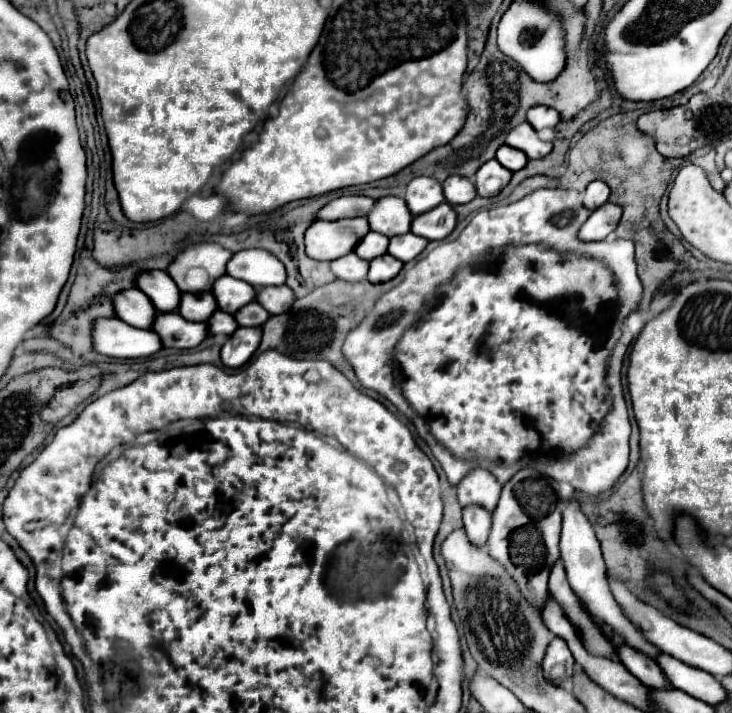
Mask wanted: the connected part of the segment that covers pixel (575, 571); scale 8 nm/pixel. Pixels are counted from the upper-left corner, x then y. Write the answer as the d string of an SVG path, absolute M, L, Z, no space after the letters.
M569 502L563 508L563 532L561 532L561 562L563 568L567 572L567 580L571 590L579 596L579 600L585 604L587 612L599 620L601 624L605 624L609 630L613 630L617 634L617 638L621 638L627 646L633 646L635 650L657 658L661 654L661 650L657 646L653 646L643 634L641 630L623 614L621 606L617 604L617 600L613 598L613 592L609 588L609 580L607 580L607 570L605 570L605 562L601 556L601 548L599 542L595 538L595 532L589 524L589 520L583 516L583 512L579 510L577 502Z

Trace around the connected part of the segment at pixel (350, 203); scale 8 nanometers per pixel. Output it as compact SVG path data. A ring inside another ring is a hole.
M341 196L331 200L317 218L323 220L341 220L341 218L355 218L355 216L367 216L369 210L375 206L375 200L369 196Z

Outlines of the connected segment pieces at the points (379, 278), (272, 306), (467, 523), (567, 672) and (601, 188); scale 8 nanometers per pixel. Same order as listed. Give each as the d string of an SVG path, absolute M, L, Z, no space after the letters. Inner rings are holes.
M383 254L383 256L377 256L369 262L369 276L367 280L373 282L373 284L379 284L379 282L387 282L391 280L393 276L399 274L401 270L401 262L389 254Z
M267 286L257 290L257 302L265 306L265 310L269 310L271 314L289 312L295 298L297 296L293 294L293 290L289 290L289 286Z
M469 506L463 508L463 530L473 546L485 546L487 536L489 536L489 522L491 514L485 512L485 508Z
M555 636L549 642L545 658L543 658L545 678L549 682L559 684L561 680L565 680L565 678L569 678L573 674L573 668L575 668L575 660L573 660L567 644L559 636Z
M595 180L587 186L585 190L585 198L583 198L583 204L589 208L589 210L595 210L599 208L601 204L605 204L609 200L609 186L601 180Z

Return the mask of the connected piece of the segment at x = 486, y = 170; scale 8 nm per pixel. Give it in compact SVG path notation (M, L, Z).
M489 160L475 174L475 188L479 196L497 196L511 180L511 170L505 170L497 160Z

